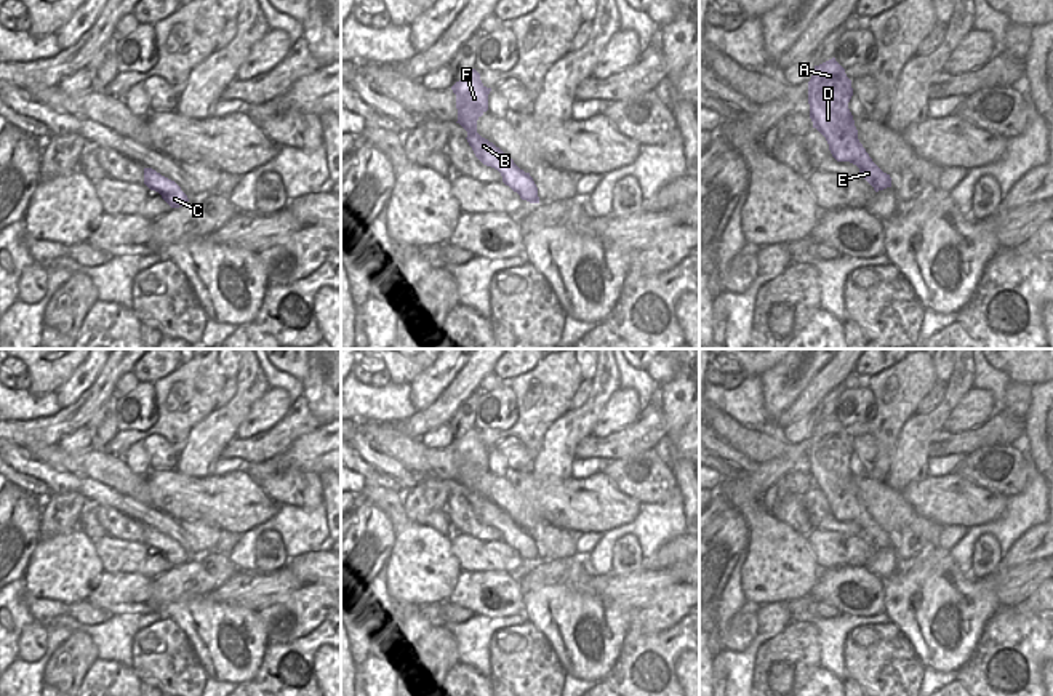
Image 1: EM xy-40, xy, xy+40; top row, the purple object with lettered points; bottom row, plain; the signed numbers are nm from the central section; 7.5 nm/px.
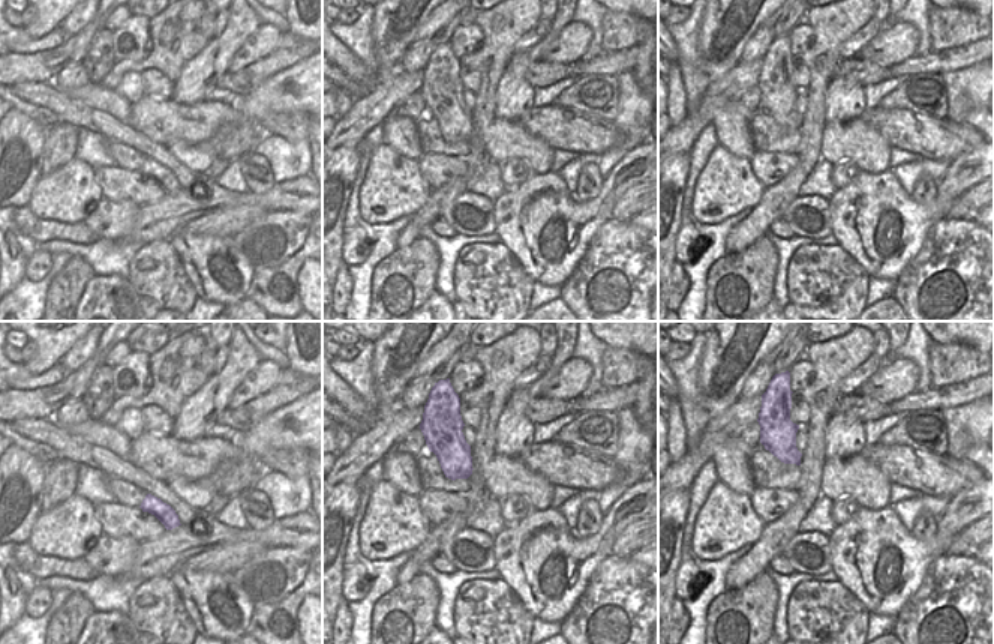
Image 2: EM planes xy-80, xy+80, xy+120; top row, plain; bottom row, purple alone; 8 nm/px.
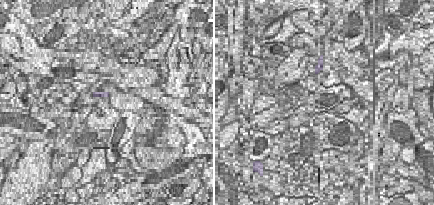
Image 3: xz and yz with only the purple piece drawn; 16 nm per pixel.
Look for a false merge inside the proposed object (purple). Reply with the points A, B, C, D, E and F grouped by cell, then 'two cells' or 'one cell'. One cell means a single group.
groups A B C D E F; one cell

